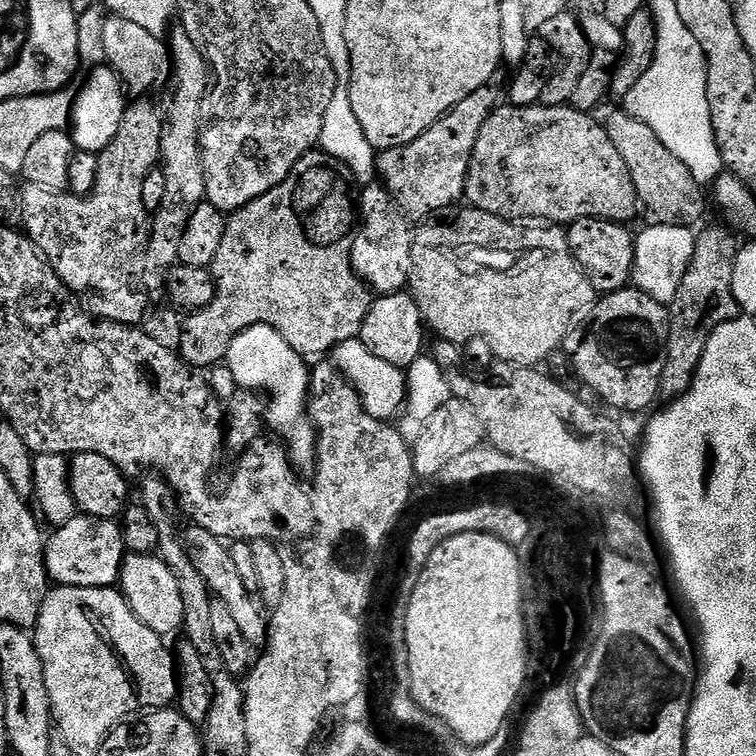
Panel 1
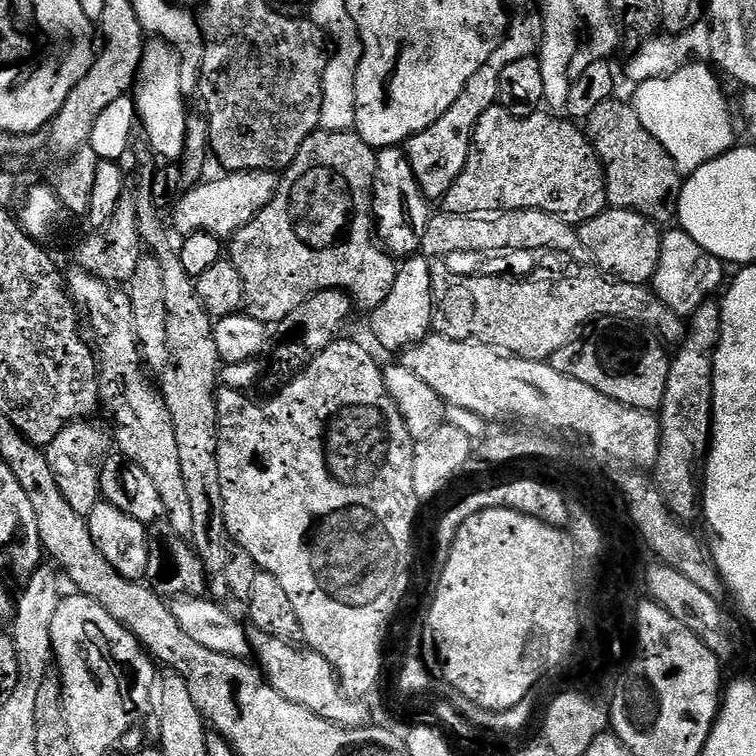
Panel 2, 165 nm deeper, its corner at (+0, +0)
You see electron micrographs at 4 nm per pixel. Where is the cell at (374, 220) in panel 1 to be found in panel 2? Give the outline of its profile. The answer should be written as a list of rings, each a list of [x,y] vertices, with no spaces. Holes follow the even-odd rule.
[[[403,147],[381,148],[376,154],[376,173],[372,176],[372,218],[379,243],[393,257],[417,255],[422,248],[422,232],[430,219],[429,201],[420,193],[408,153]]]

